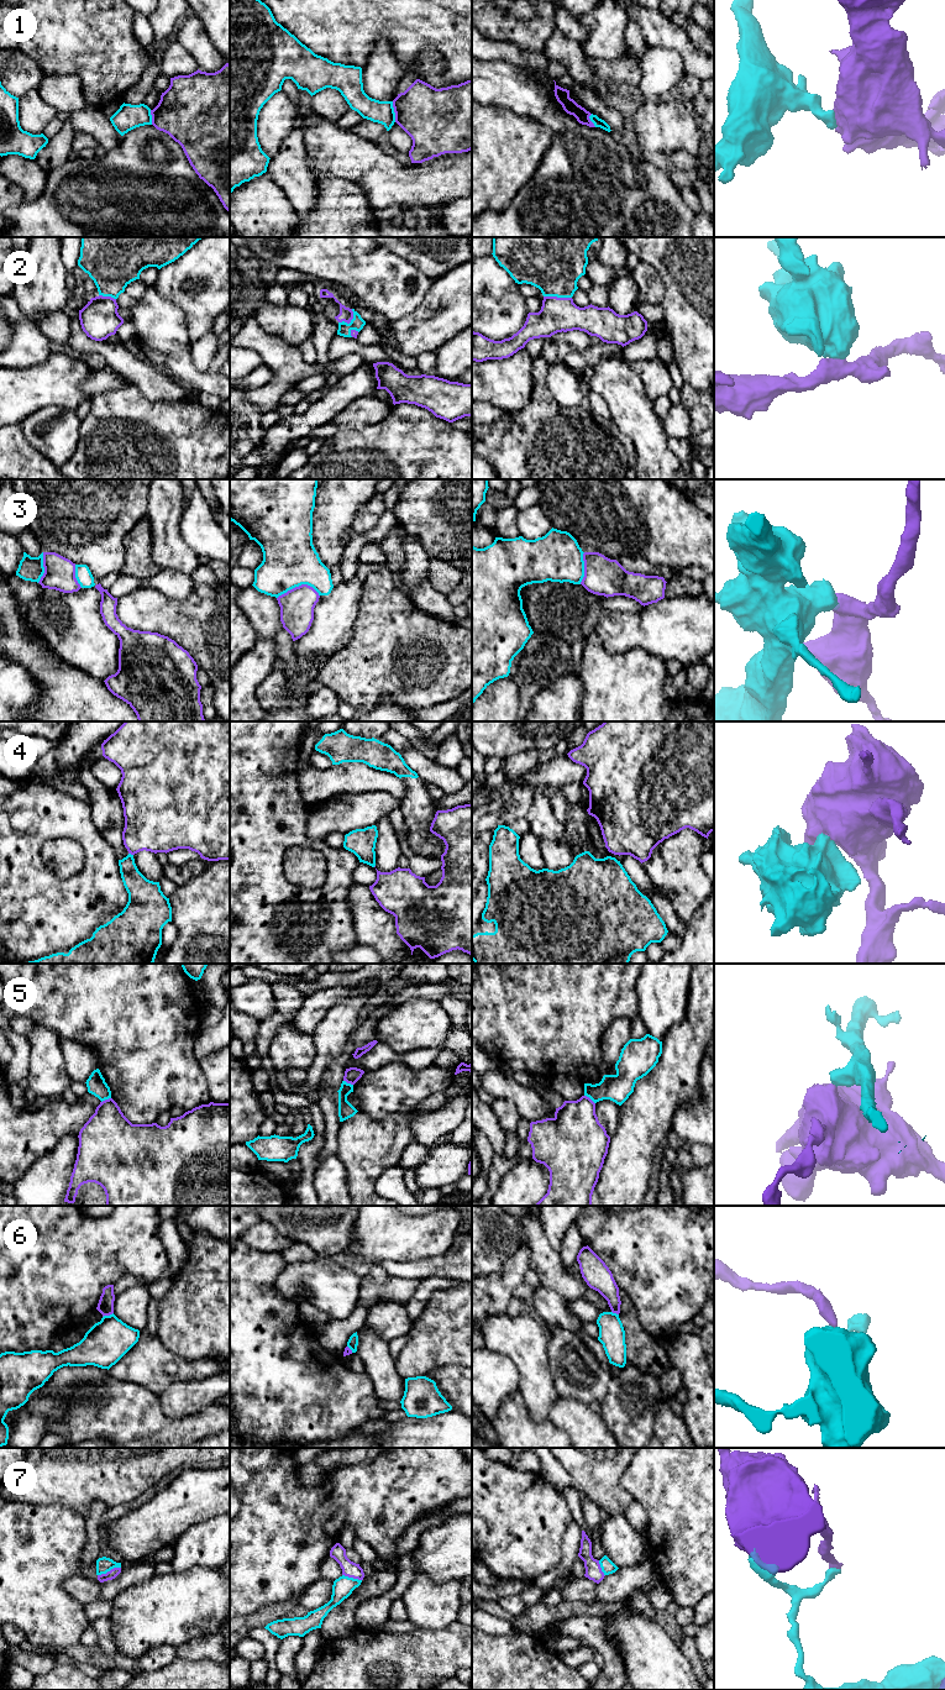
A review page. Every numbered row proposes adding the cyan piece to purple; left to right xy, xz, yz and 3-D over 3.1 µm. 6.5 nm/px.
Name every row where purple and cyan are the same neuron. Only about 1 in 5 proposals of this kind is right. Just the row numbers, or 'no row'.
2

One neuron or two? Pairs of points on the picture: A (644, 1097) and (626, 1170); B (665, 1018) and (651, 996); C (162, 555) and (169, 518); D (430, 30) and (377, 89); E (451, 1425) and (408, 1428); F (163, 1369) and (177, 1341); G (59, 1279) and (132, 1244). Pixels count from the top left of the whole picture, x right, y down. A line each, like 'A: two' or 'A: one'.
A: one
B: one
C: one
D: two
E: one
F: two
G: one

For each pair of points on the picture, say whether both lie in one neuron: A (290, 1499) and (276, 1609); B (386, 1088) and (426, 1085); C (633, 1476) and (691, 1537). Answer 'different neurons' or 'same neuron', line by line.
A: different neurons
B: same neuron
C: same neuron

